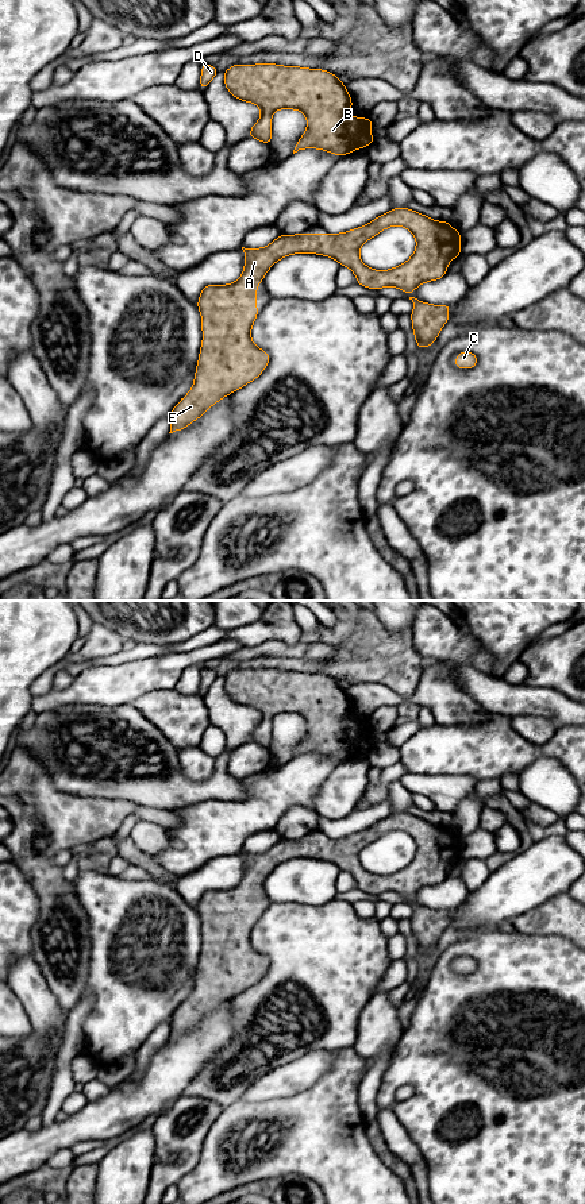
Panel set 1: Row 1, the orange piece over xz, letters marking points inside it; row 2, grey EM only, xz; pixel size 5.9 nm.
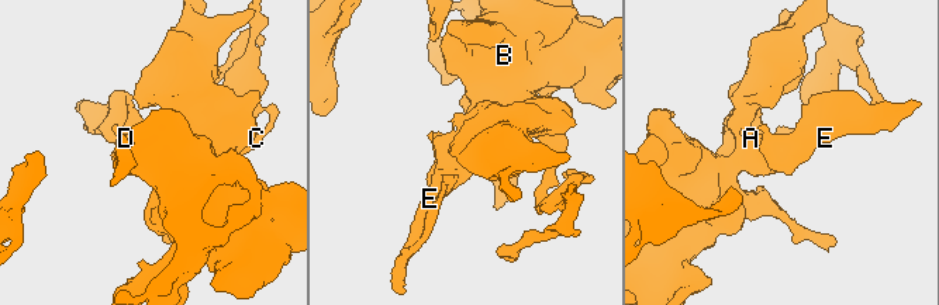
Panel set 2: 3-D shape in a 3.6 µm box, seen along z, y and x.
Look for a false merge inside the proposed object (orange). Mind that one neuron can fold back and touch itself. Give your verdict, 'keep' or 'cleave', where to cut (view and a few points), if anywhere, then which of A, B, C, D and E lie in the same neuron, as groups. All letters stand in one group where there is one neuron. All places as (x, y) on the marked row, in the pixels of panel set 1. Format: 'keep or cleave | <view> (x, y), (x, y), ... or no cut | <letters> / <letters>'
keep | no cut | A B C D E

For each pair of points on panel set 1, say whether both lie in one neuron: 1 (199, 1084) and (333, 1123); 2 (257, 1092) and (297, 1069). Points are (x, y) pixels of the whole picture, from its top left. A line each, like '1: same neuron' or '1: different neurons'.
1: different neurons
2: same neuron

